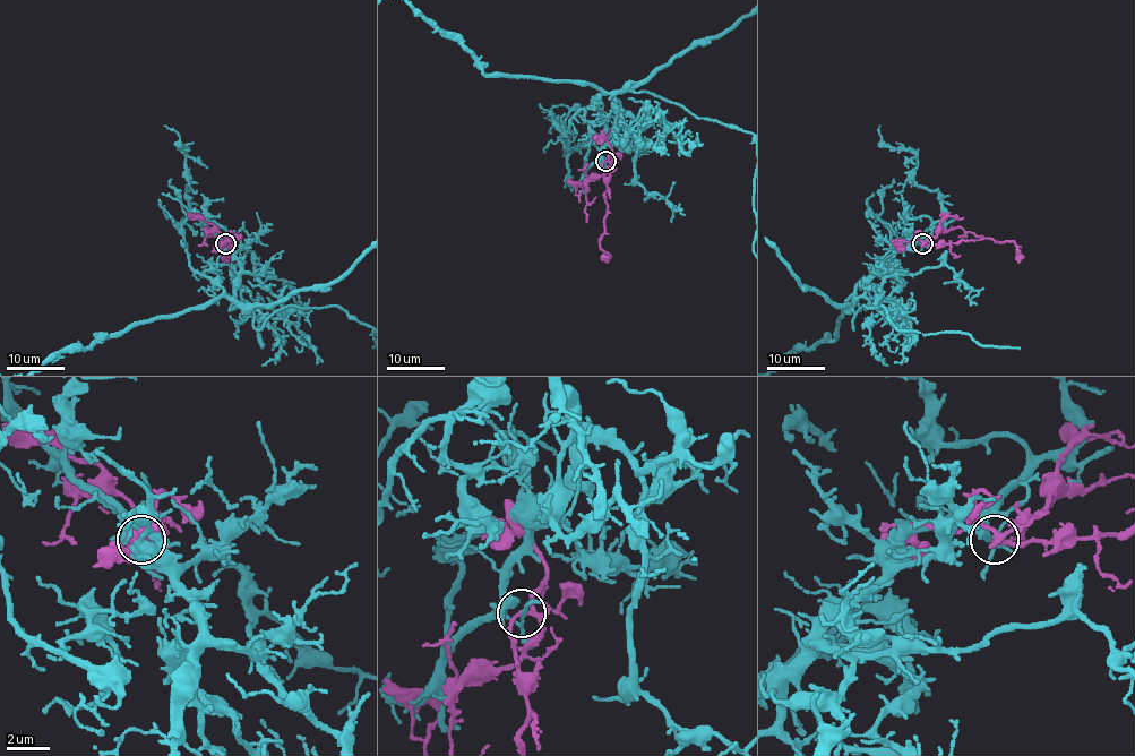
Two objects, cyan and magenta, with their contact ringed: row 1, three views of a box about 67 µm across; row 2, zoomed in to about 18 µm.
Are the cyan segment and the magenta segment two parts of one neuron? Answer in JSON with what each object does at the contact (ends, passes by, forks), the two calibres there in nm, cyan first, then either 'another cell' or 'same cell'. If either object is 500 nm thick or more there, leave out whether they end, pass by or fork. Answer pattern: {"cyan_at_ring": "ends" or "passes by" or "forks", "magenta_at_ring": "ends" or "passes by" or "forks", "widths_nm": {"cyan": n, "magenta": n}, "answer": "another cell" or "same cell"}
{"cyan_at_ring": "passes by", "magenta_at_ring": "forks", "widths_nm": {"cyan": 130, "magenta": 170}, "answer": "another cell"}

